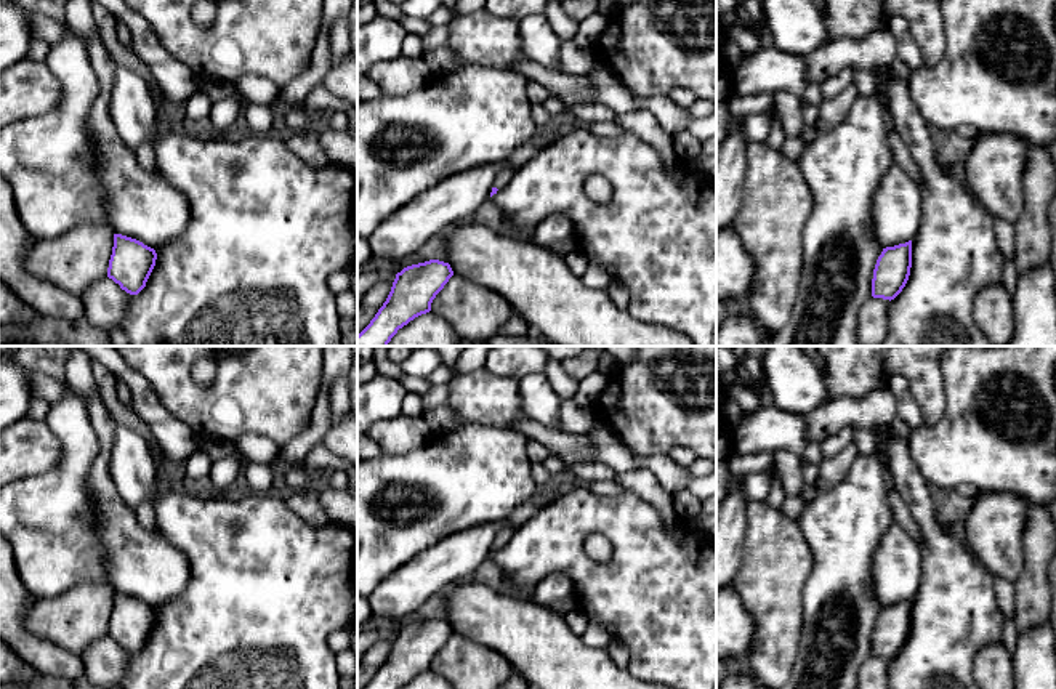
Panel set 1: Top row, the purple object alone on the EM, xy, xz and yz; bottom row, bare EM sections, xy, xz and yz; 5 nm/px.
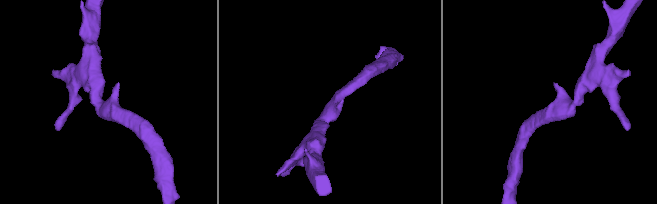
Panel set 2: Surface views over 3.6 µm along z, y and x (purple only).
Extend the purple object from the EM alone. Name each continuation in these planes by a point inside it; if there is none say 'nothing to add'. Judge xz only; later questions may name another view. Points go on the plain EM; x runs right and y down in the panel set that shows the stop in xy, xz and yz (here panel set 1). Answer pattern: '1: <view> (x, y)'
1: xz (505, 534)

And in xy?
nothing to add

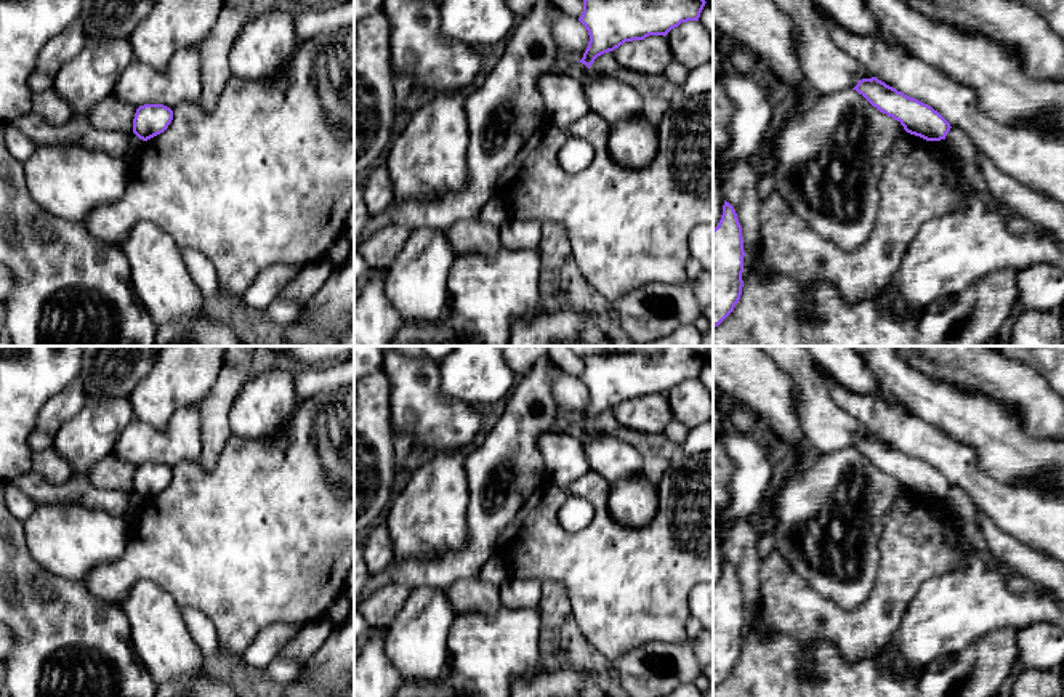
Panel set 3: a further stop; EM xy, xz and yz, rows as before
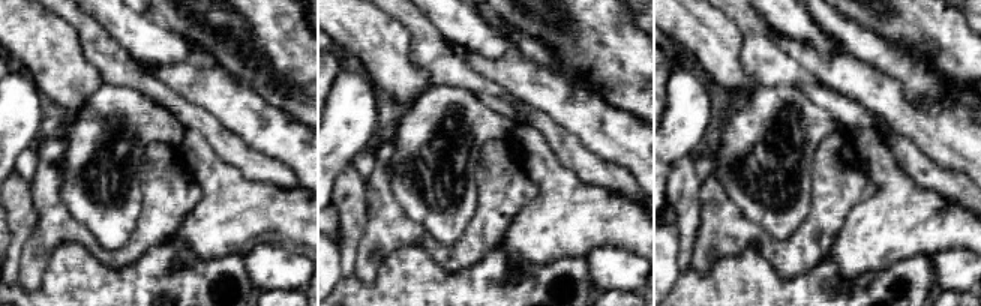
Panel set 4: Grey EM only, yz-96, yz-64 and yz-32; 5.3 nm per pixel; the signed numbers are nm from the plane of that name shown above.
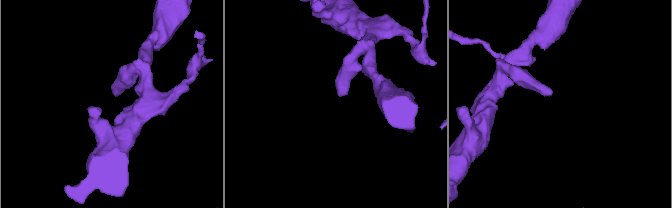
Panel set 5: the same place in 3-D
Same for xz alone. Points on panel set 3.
nothing to add

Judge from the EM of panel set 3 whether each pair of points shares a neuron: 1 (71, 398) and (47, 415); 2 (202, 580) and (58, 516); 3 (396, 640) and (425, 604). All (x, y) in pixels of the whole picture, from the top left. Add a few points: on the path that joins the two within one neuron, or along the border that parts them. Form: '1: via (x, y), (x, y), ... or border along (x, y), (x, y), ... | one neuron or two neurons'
1: via (64, 404), (53, 415) | one neuron
2: border along (130, 529), (125, 550), (117, 558), (93, 568) | two neurons
3: via (404, 632), (423, 612) | one neuron

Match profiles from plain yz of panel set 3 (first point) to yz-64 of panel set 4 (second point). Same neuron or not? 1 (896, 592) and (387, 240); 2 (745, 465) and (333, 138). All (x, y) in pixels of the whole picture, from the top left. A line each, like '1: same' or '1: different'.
1: same
2: same

